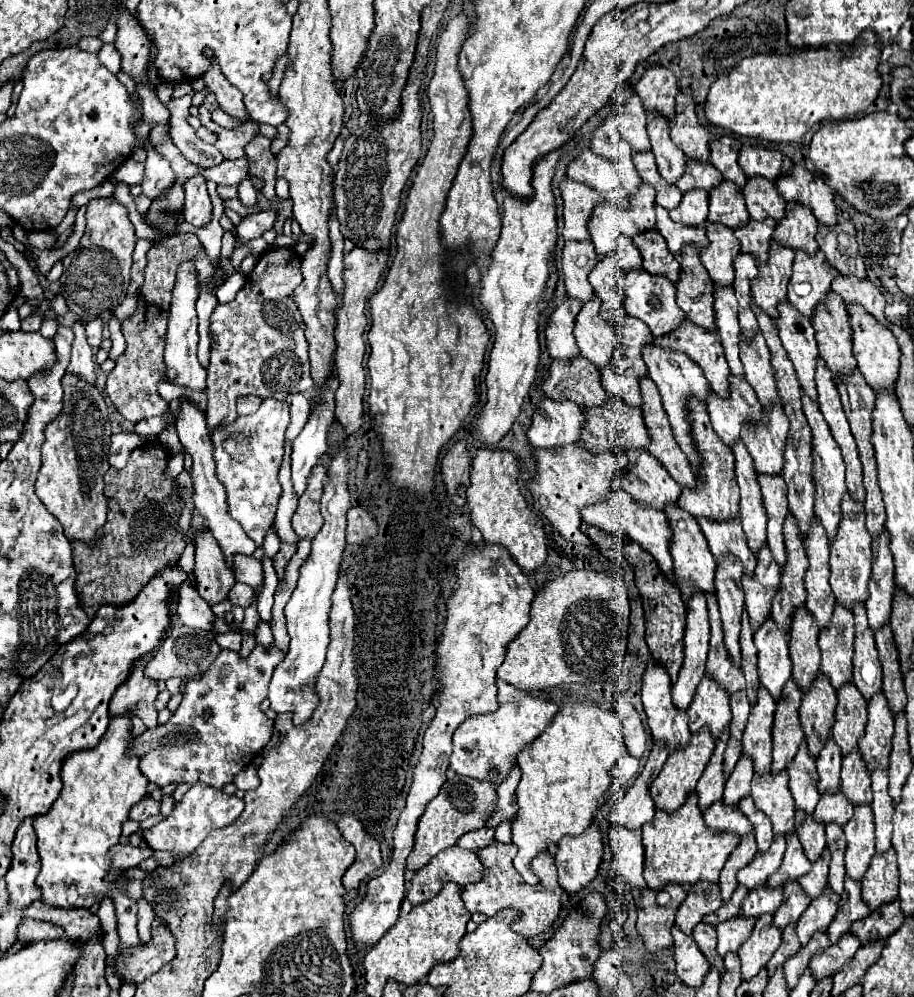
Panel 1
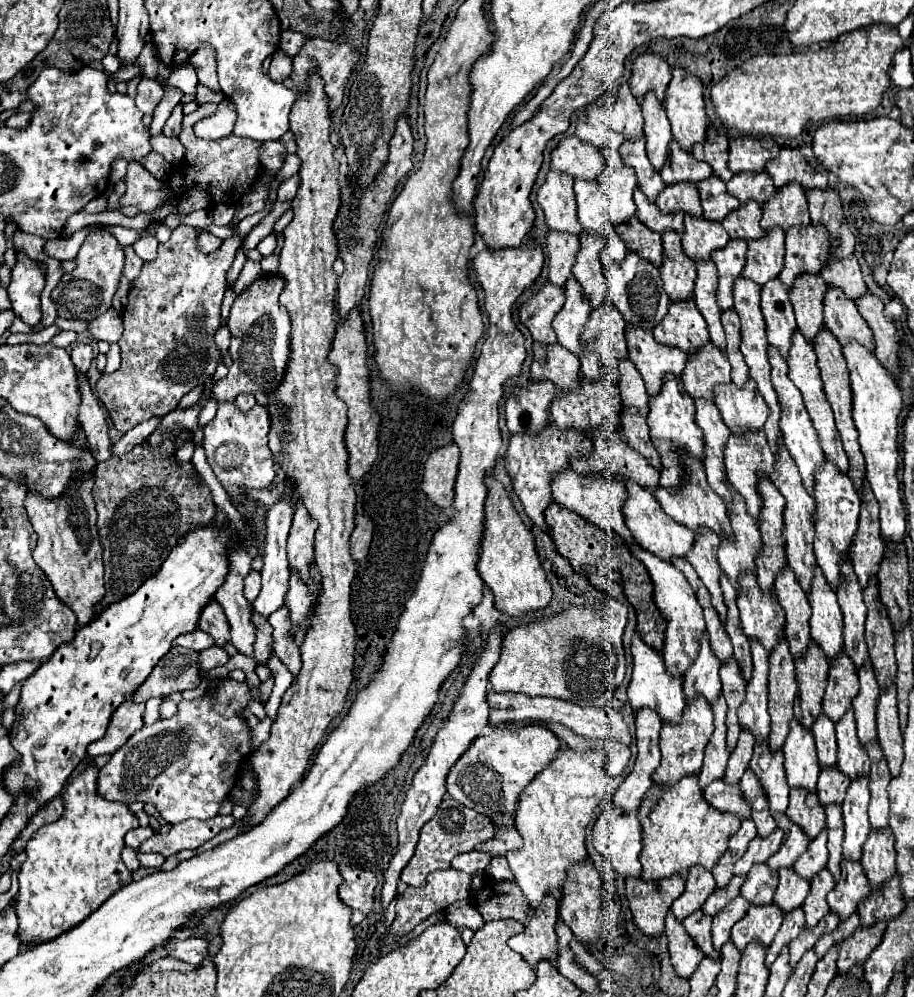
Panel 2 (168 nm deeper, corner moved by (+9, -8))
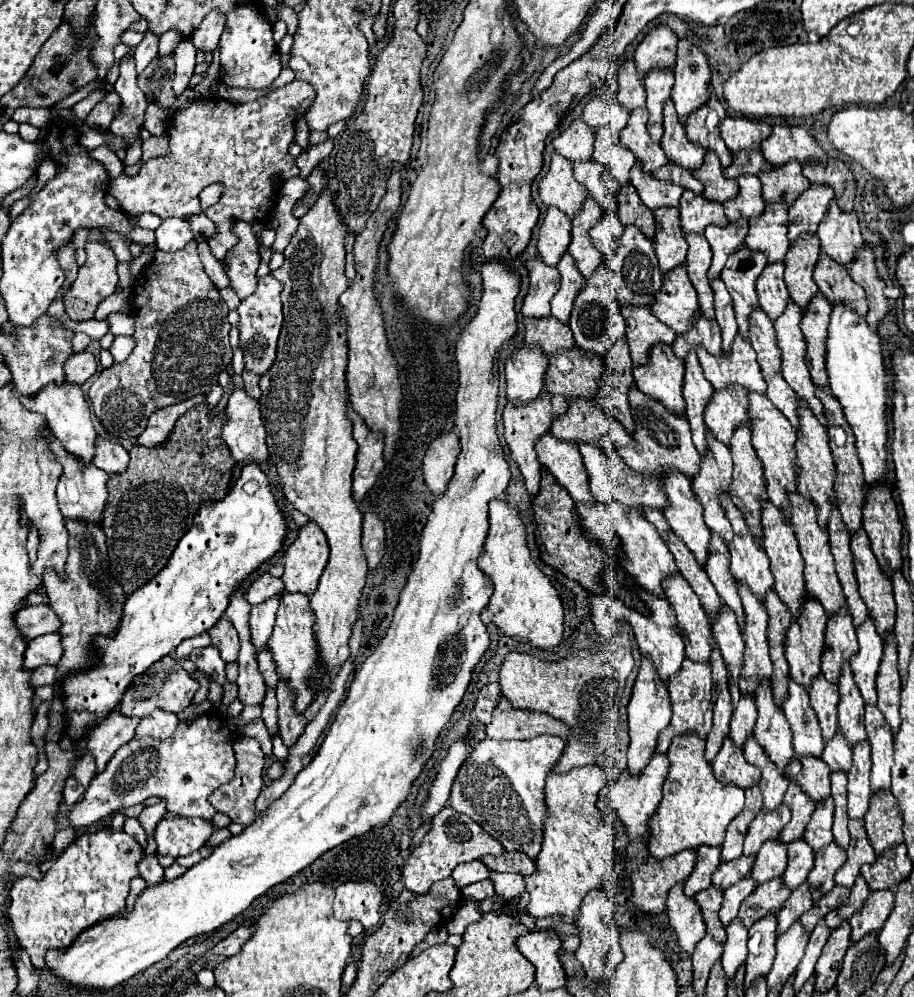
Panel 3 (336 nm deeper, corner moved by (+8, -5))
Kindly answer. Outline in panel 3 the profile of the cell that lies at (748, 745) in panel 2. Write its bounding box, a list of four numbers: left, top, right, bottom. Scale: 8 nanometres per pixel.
[729,696,757,746]

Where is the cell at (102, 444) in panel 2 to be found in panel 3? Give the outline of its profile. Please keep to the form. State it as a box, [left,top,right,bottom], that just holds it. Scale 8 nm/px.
[93,436,129,474]

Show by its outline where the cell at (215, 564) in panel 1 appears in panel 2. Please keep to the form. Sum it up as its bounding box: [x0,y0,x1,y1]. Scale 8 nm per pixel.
[198,601,230,647]

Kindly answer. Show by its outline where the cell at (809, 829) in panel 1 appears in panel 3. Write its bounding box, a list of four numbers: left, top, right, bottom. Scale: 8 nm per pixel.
[787,756,831,804]

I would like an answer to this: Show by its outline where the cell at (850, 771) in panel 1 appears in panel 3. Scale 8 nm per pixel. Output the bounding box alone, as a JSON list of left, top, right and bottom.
[839,664,867,746]

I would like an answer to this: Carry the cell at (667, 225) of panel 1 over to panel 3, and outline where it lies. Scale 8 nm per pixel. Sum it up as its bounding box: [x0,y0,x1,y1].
[631,162,683,212]

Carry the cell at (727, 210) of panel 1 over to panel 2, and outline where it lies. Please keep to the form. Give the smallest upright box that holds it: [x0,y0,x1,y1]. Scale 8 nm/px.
[698,175,740,221]

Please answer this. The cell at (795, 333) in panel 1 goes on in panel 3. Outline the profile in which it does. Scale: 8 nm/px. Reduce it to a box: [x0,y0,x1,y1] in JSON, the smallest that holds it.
[757,262,789,320]

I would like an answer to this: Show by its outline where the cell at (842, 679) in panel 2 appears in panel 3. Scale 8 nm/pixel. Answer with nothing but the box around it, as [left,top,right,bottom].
[821,608,857,684]

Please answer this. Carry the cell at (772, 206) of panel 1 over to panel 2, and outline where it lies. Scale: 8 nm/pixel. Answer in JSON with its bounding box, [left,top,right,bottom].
[726,171,776,203]

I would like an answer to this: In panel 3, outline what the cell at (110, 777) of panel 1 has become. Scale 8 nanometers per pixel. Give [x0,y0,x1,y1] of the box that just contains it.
[9,824,143,968]

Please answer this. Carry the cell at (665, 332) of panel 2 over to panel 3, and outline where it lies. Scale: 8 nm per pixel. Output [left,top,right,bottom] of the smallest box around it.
[651,266,699,334]

